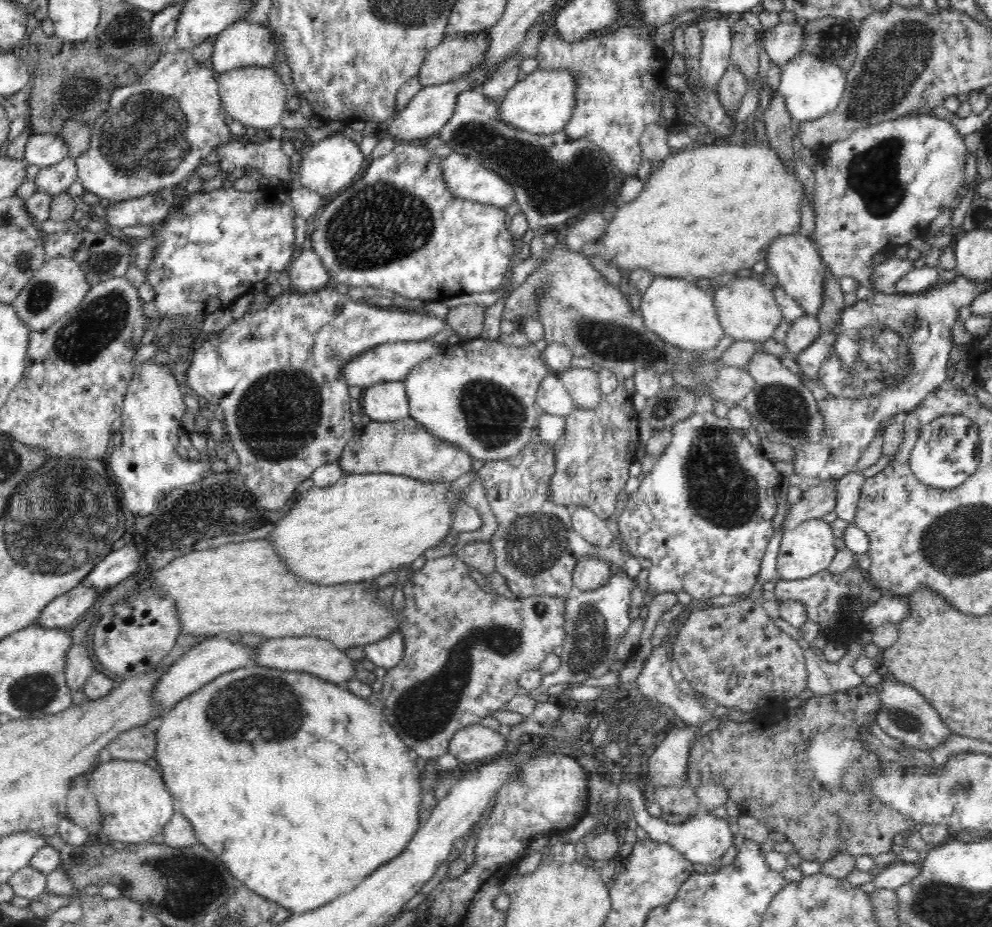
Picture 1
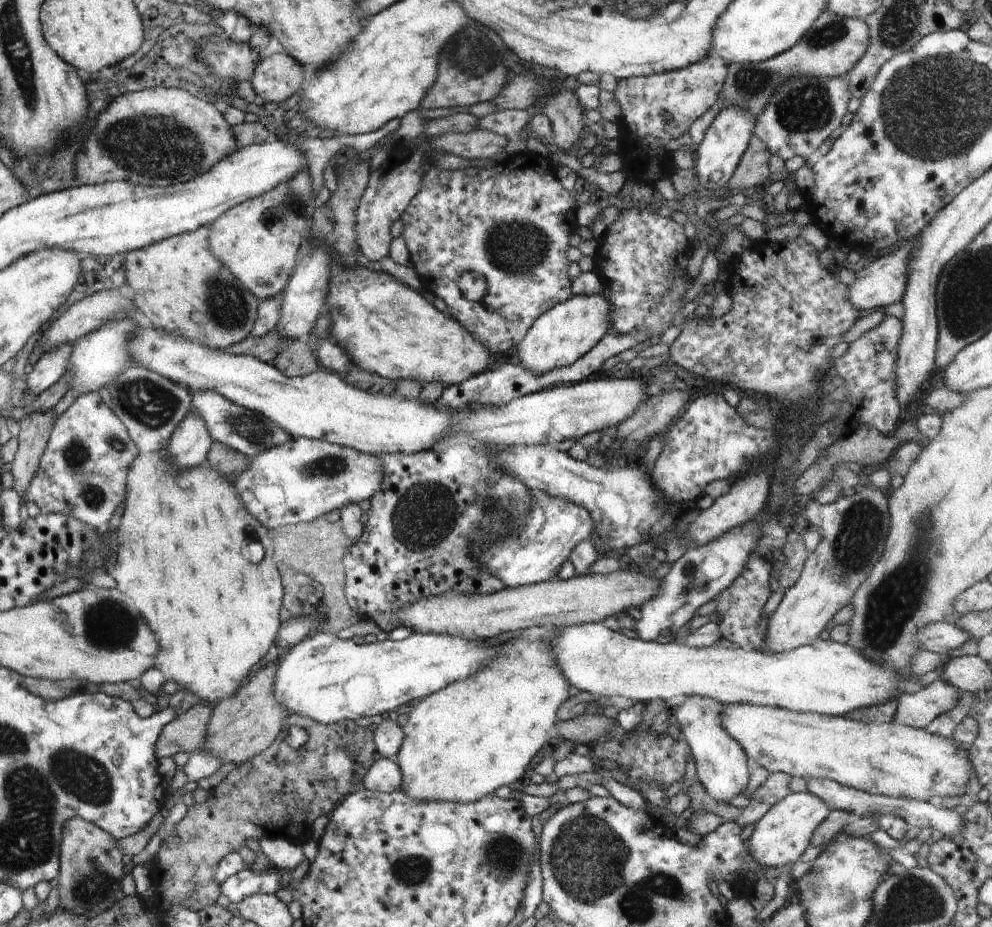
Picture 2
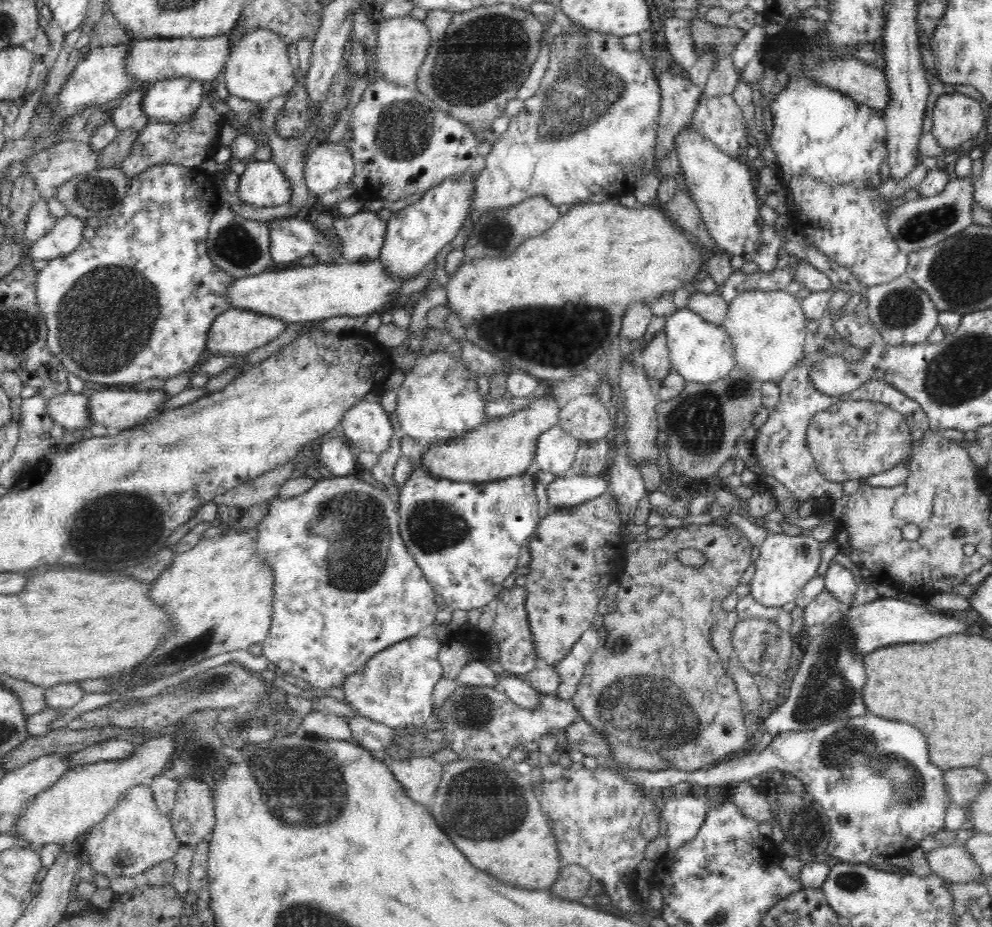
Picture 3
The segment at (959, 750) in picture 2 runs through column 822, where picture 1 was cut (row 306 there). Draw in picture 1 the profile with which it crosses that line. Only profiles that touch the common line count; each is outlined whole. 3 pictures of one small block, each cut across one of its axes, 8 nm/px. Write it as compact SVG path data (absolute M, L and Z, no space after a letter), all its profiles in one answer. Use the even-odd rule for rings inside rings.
M735 278L729 284L718 287L715 291L715 297L713 300L716 314L719 323L722 325L725 334L730 334L735 340L752 340L754 342L768 340L773 334L774 330L778 328L780 320L783 319L780 307L774 298L774 293L764 286L757 278Z

